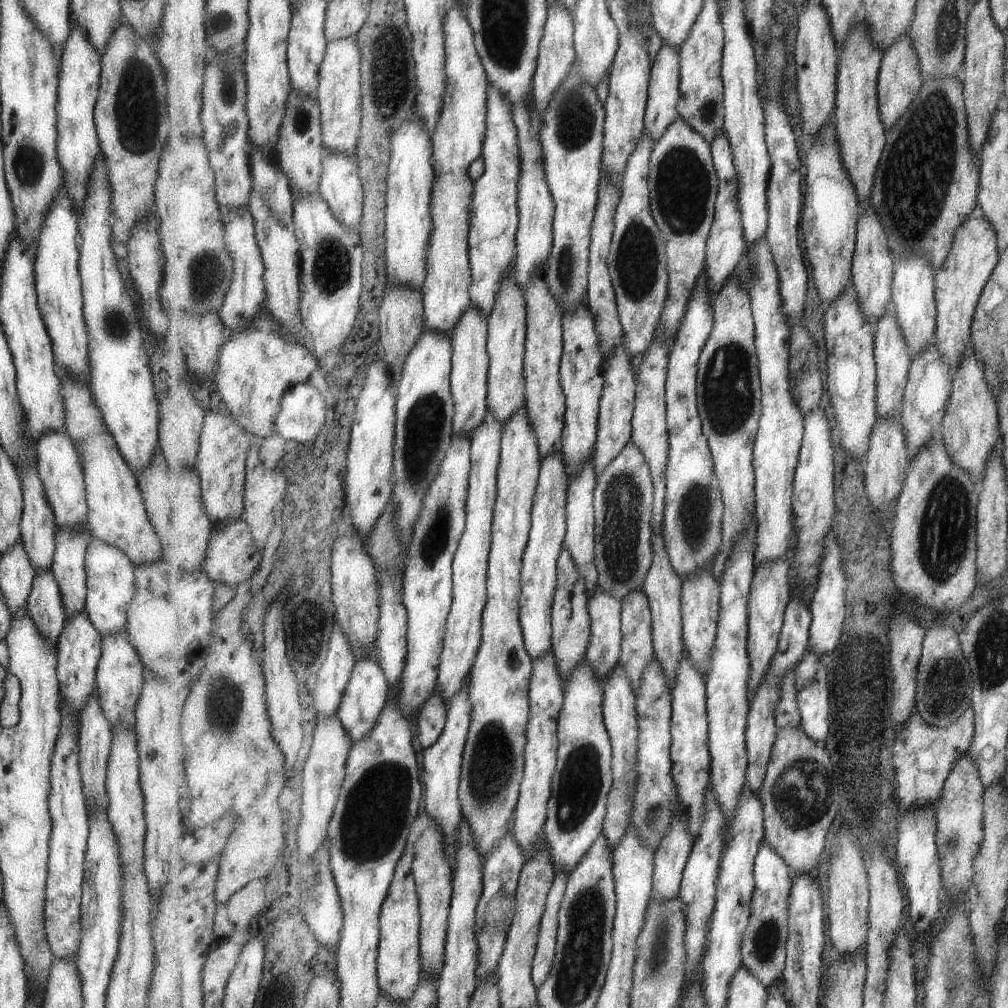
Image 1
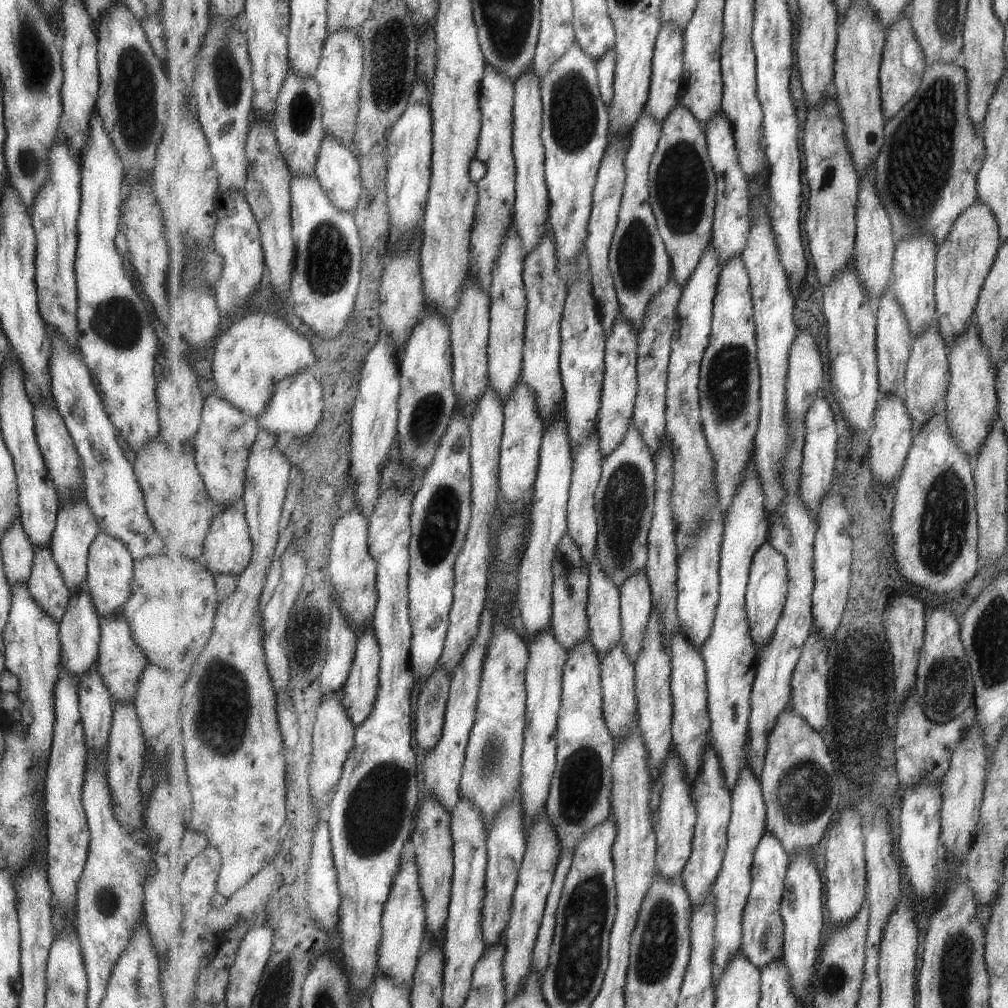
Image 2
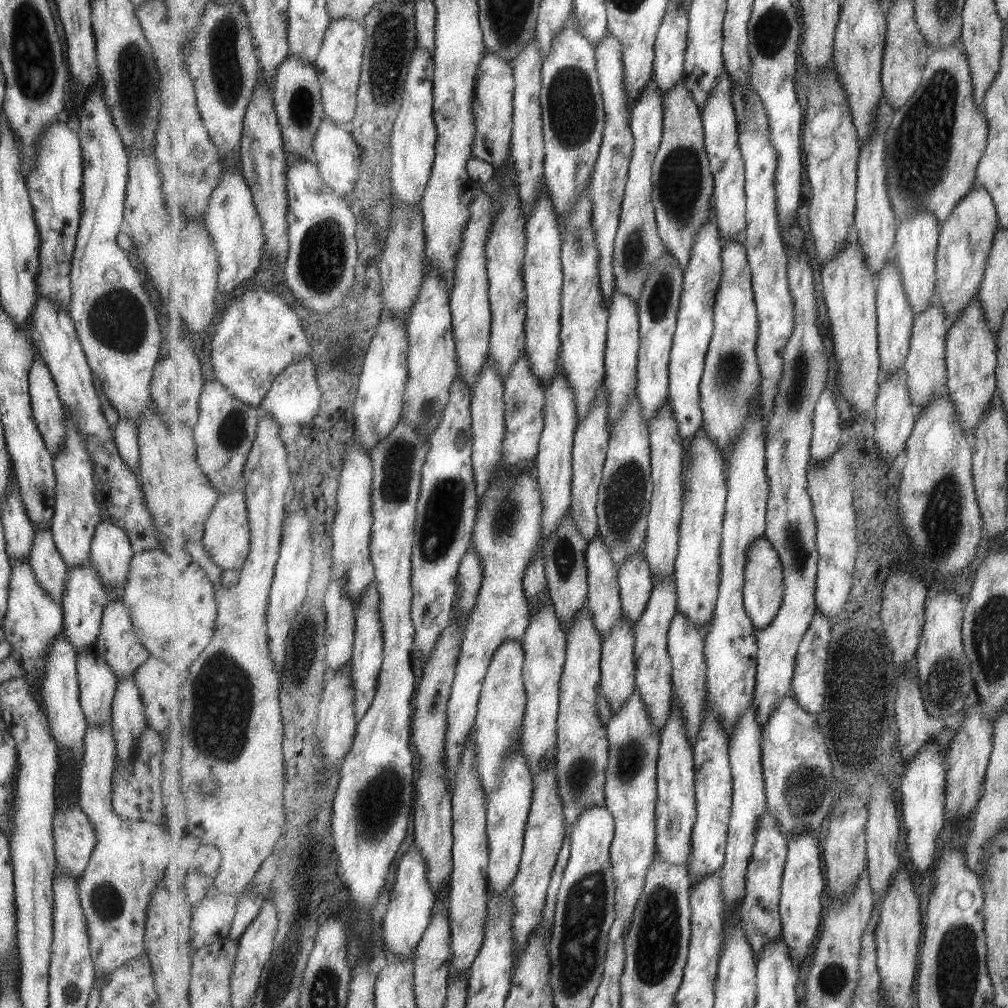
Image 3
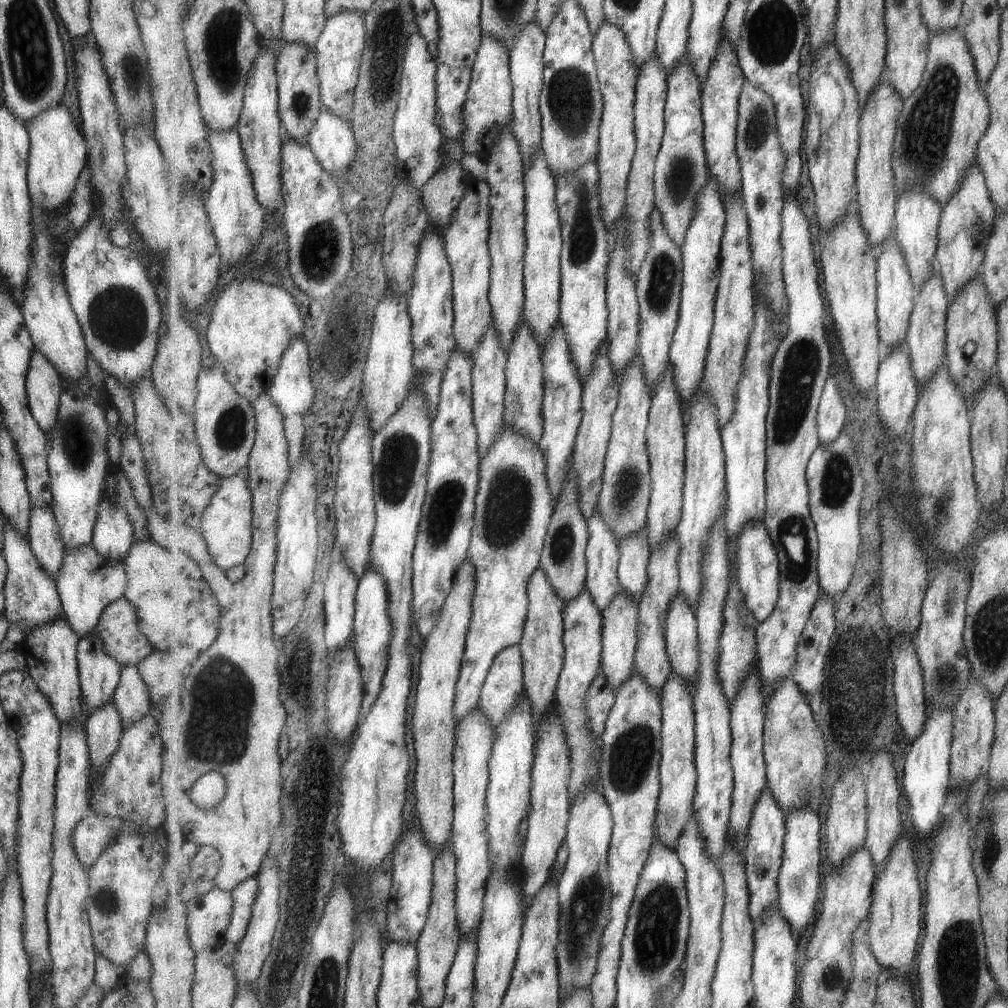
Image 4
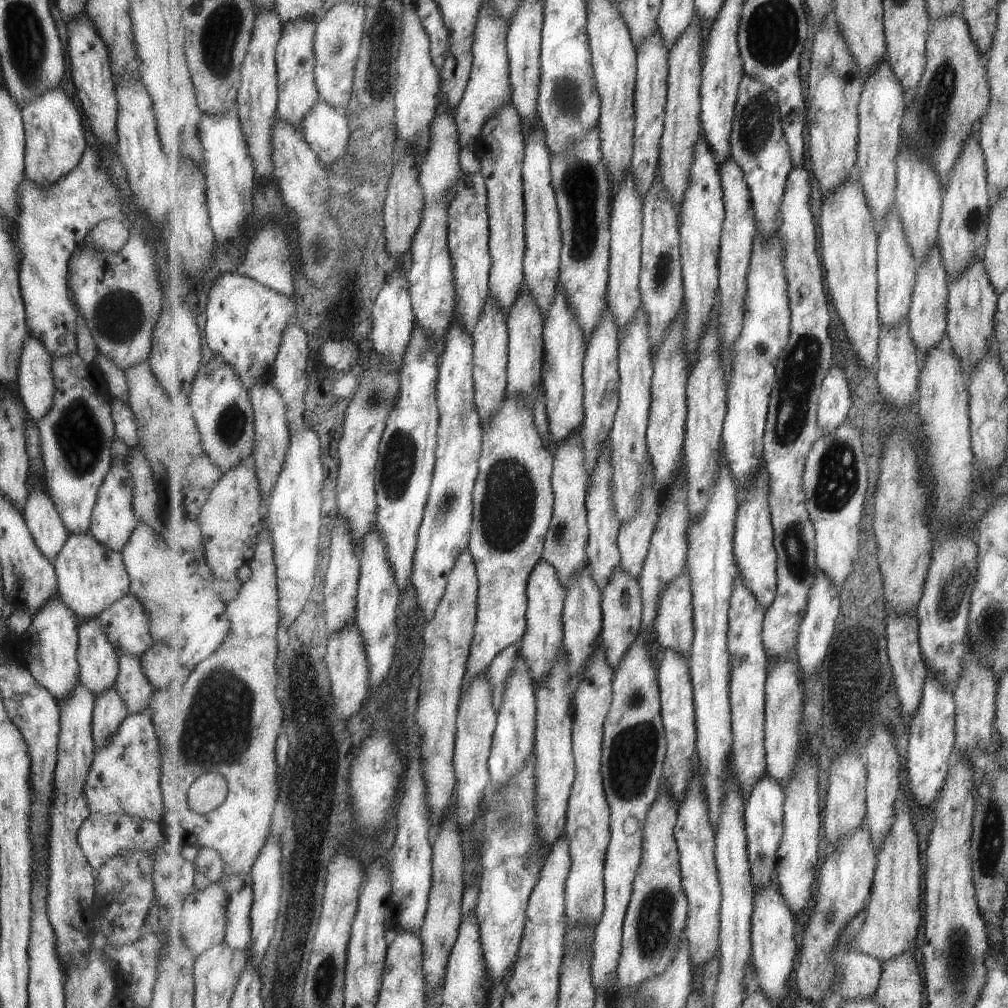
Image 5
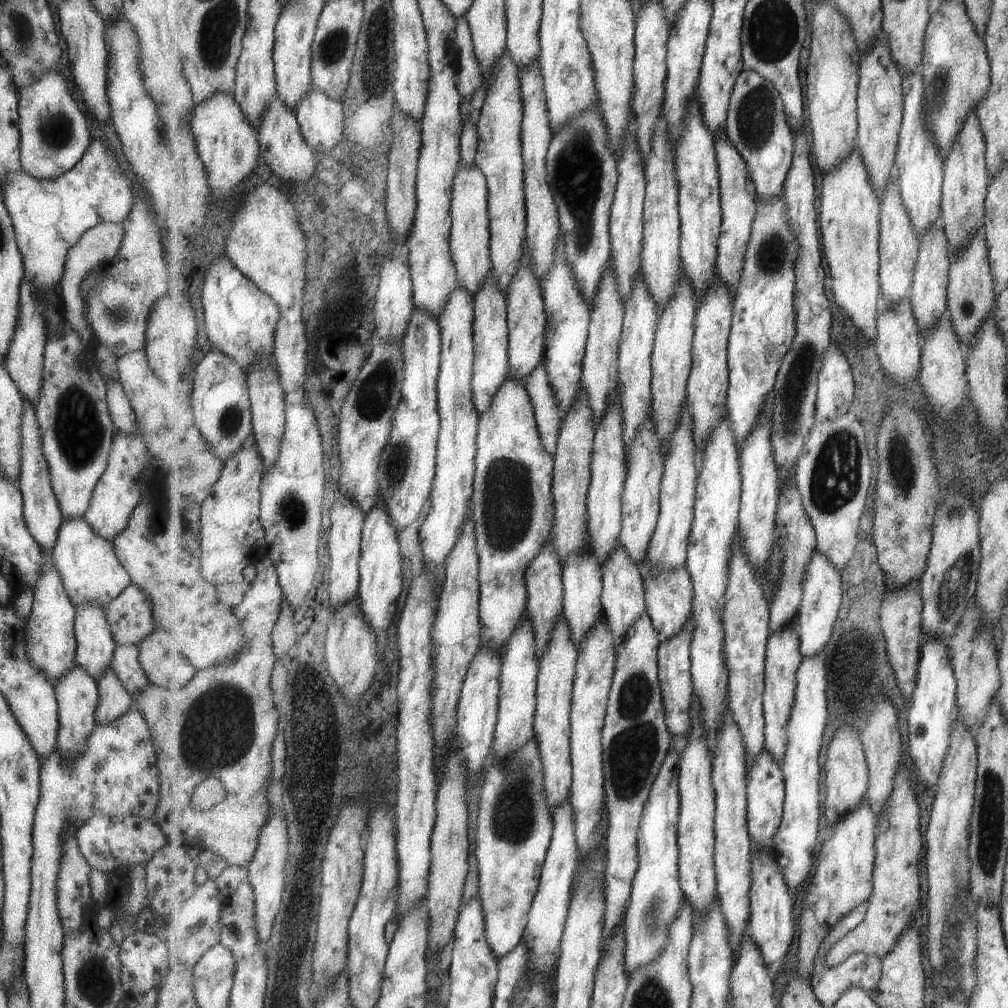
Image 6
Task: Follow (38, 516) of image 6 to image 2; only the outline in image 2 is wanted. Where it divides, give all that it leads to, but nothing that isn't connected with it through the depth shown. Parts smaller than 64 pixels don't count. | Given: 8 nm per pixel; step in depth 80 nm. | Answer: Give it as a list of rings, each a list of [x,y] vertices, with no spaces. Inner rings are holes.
[[[50,546],[34,548],[33,565],[26,582],[35,604],[60,622],[70,593],[53,560]]]

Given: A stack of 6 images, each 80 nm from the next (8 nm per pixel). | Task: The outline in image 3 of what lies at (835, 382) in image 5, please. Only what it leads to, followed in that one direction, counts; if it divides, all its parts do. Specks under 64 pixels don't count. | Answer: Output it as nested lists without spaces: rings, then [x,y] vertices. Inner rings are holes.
[[[825,390],[820,400],[817,402],[813,434],[813,444],[811,444],[812,460],[817,460],[819,464],[829,460],[841,446],[843,442],[843,428],[841,428],[841,412],[839,404],[835,404],[835,398],[829,390]]]

